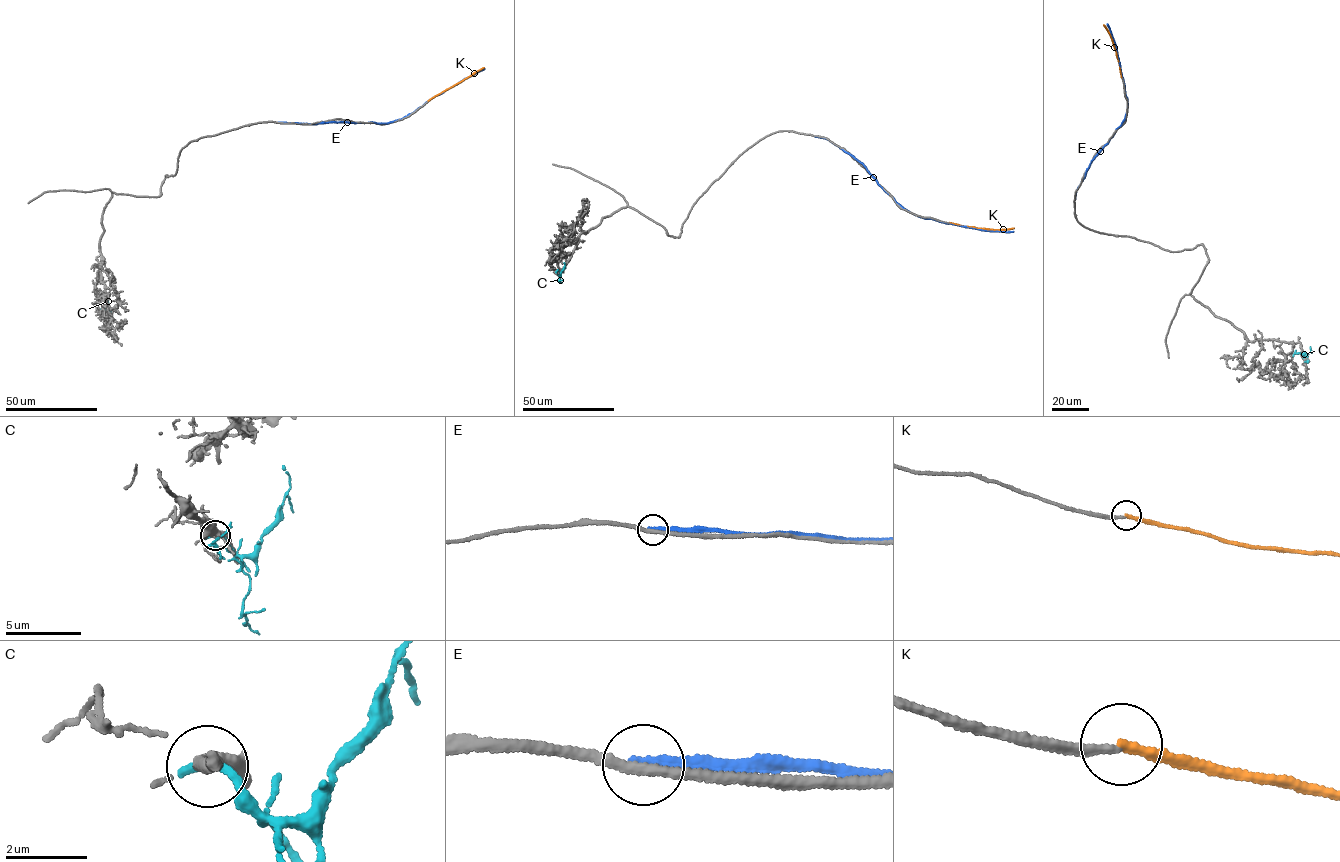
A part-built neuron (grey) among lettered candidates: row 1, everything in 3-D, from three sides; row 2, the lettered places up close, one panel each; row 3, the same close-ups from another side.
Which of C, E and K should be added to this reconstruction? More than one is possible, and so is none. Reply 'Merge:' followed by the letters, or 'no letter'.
Merge: no letter

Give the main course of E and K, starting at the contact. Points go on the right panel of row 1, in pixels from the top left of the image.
E: (1075, 198), (1076, 190), (1092, 160), (1120, 126), (1127, 110), (1116, 46), (1107, 23)
K: (1121, 77), (1112, 41), (1103, 25)

